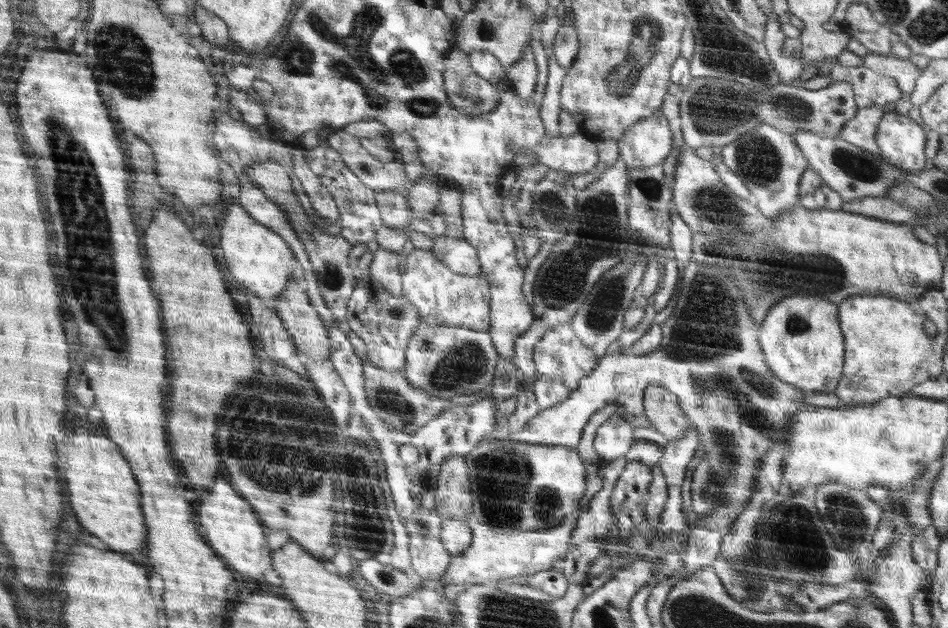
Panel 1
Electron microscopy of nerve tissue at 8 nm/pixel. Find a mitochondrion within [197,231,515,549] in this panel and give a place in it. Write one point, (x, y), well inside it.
(252, 427)

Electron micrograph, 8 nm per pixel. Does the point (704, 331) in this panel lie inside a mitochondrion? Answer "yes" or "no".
yes

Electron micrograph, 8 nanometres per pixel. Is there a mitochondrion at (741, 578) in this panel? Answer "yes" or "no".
yes

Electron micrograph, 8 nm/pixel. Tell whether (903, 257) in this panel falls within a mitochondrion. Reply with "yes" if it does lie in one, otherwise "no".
no

